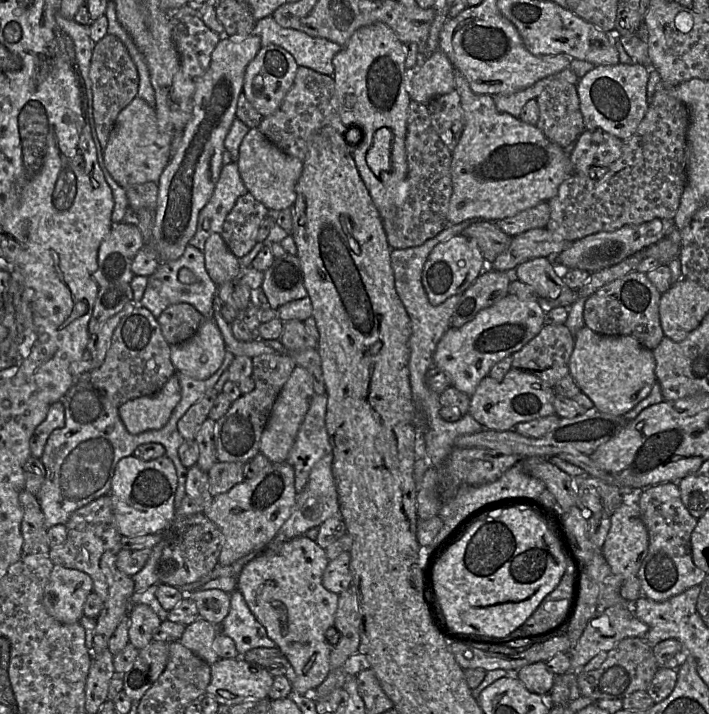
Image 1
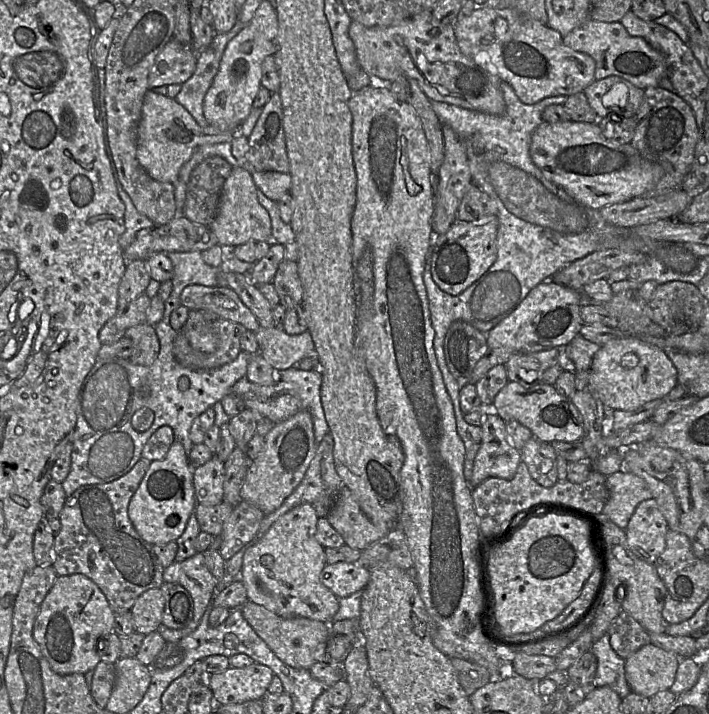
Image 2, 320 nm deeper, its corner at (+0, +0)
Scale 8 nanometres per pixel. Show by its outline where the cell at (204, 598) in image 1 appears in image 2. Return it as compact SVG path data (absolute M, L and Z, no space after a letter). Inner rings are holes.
M249 600L240 607L240 610L244 619L274 654L286 665L296 669L309 670L316 662L316 648L327 642L329 637L331 622L324 623L304 617L282 617Z

